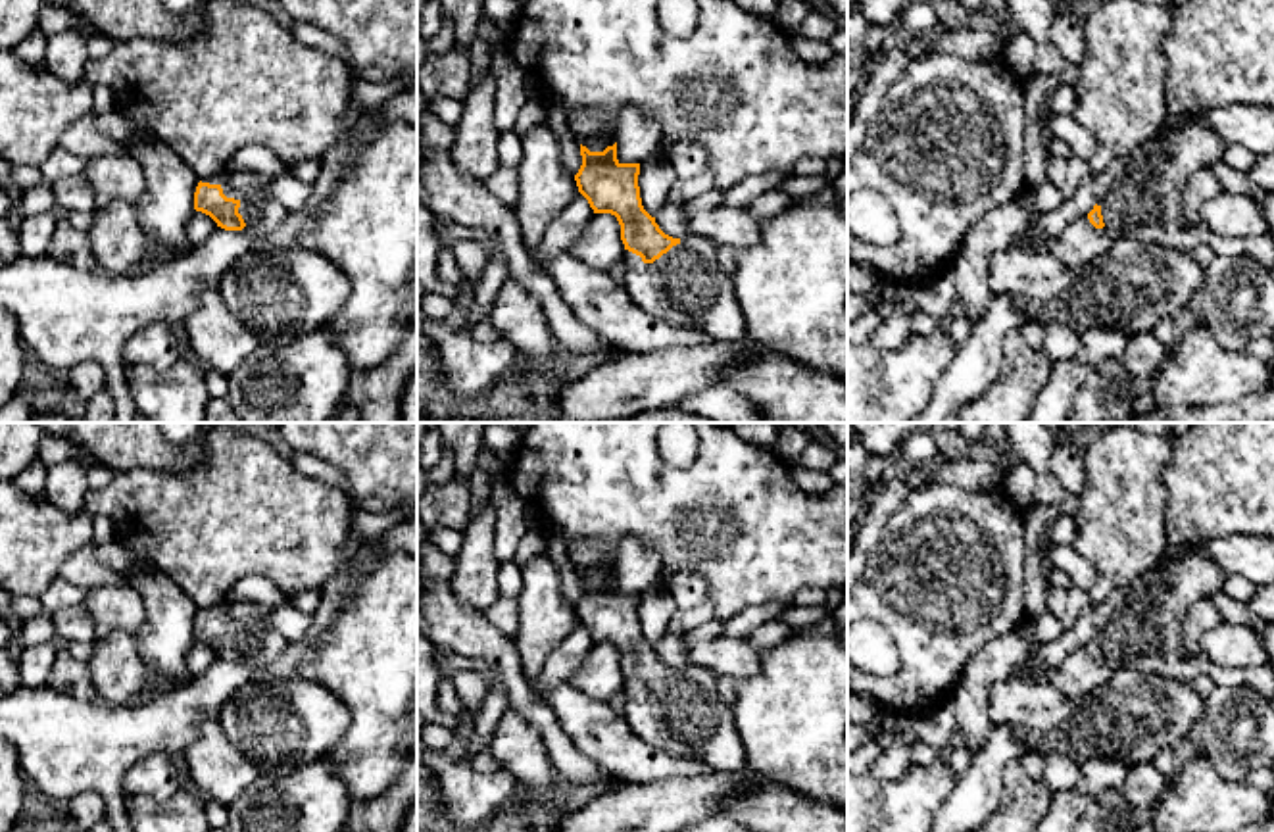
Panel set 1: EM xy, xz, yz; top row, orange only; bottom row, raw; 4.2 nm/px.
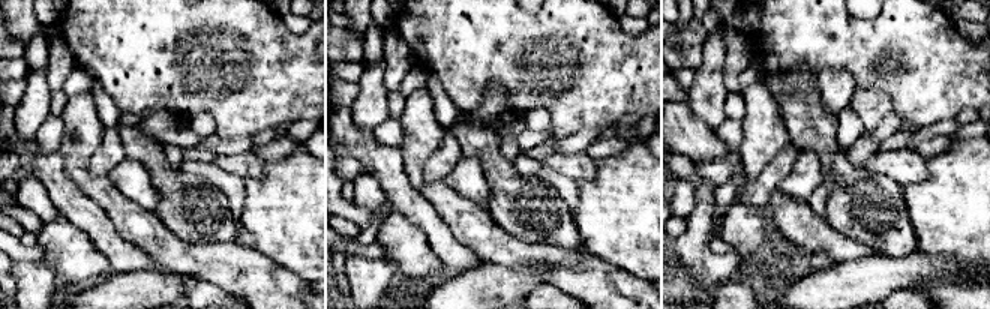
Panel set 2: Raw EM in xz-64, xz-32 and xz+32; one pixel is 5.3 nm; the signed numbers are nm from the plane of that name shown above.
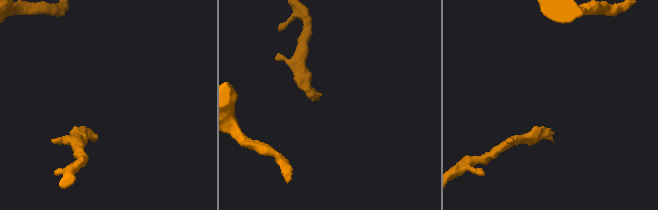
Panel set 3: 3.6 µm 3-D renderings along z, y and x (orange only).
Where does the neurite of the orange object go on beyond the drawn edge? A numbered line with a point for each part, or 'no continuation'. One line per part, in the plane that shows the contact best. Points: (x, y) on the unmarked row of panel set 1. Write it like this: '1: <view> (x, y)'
1: xy (260, 642)

